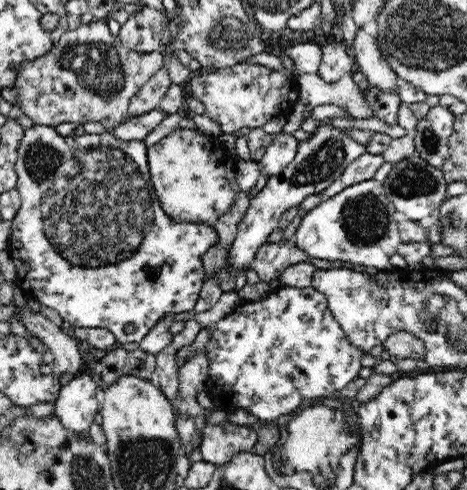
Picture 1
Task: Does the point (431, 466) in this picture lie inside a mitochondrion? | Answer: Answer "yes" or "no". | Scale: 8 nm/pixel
no

